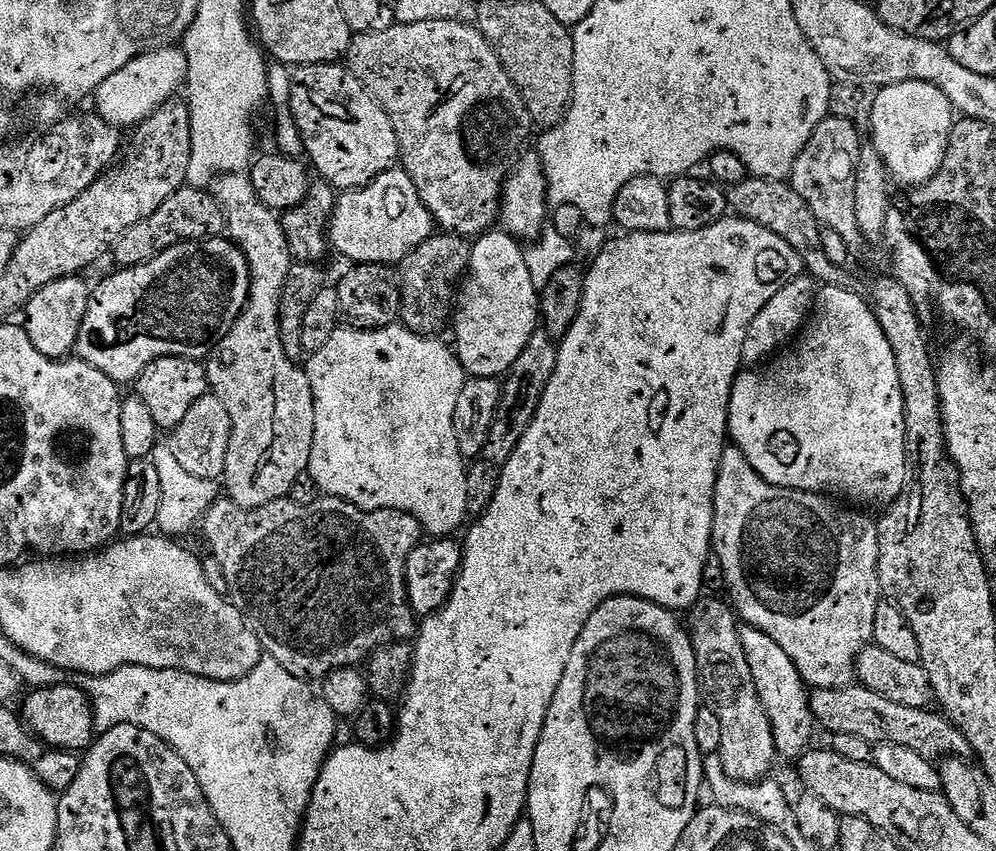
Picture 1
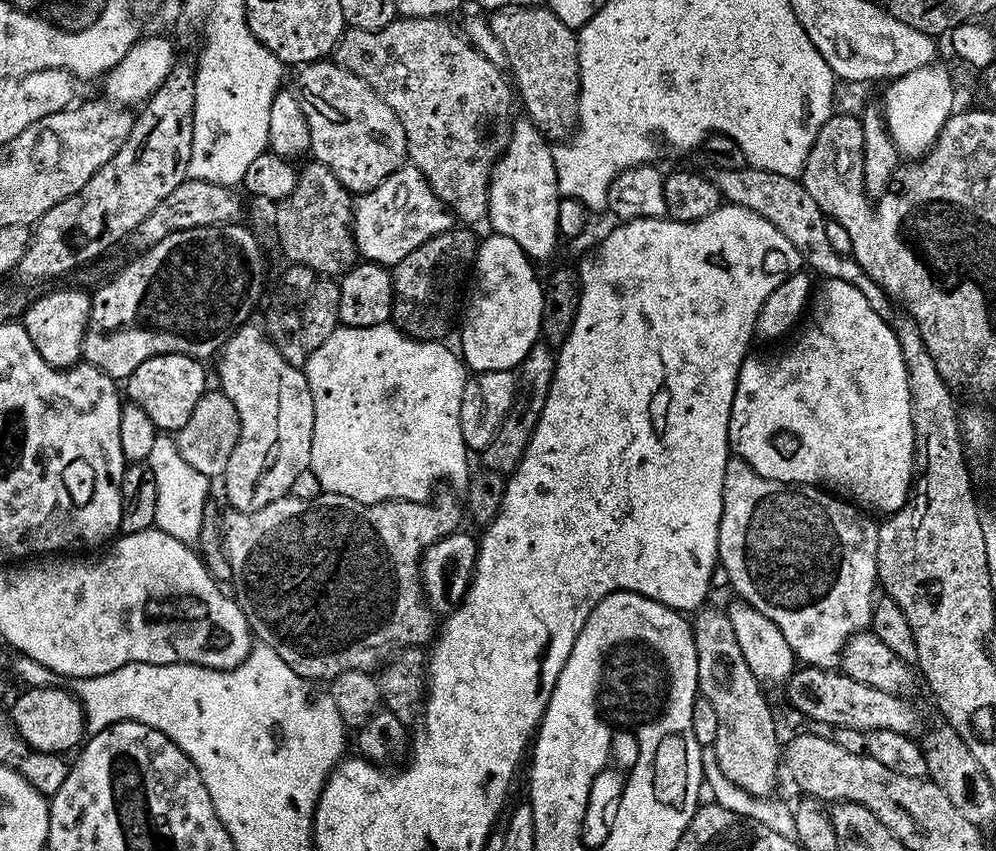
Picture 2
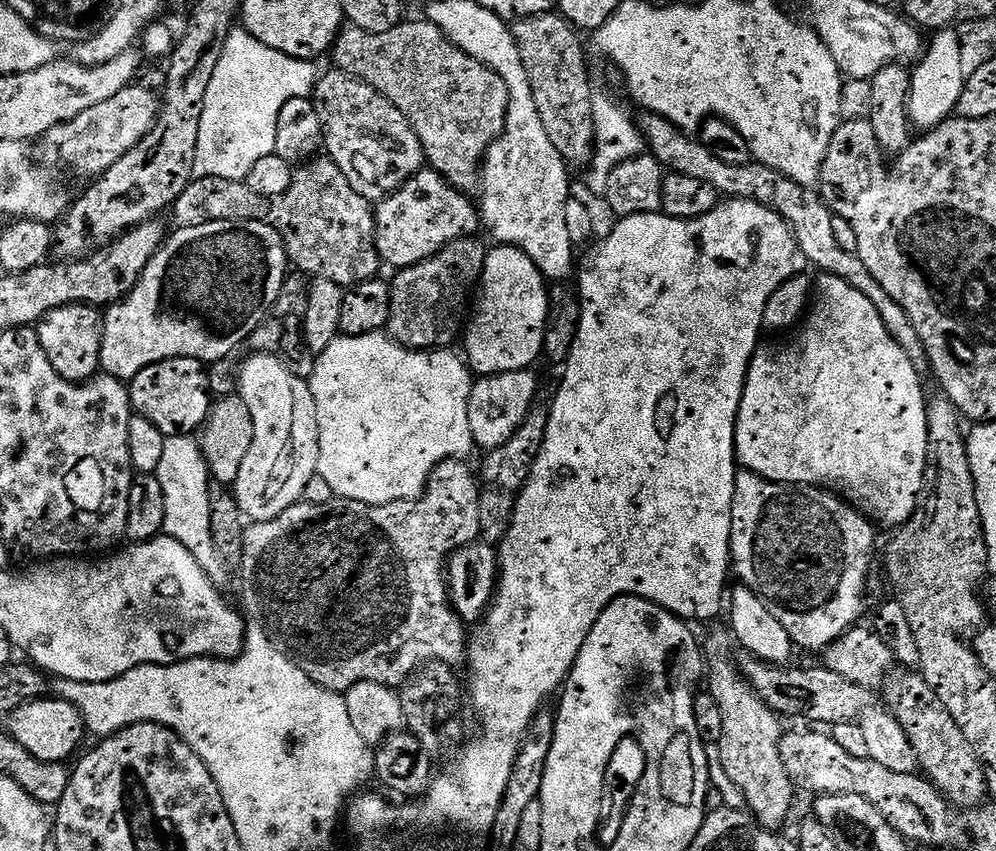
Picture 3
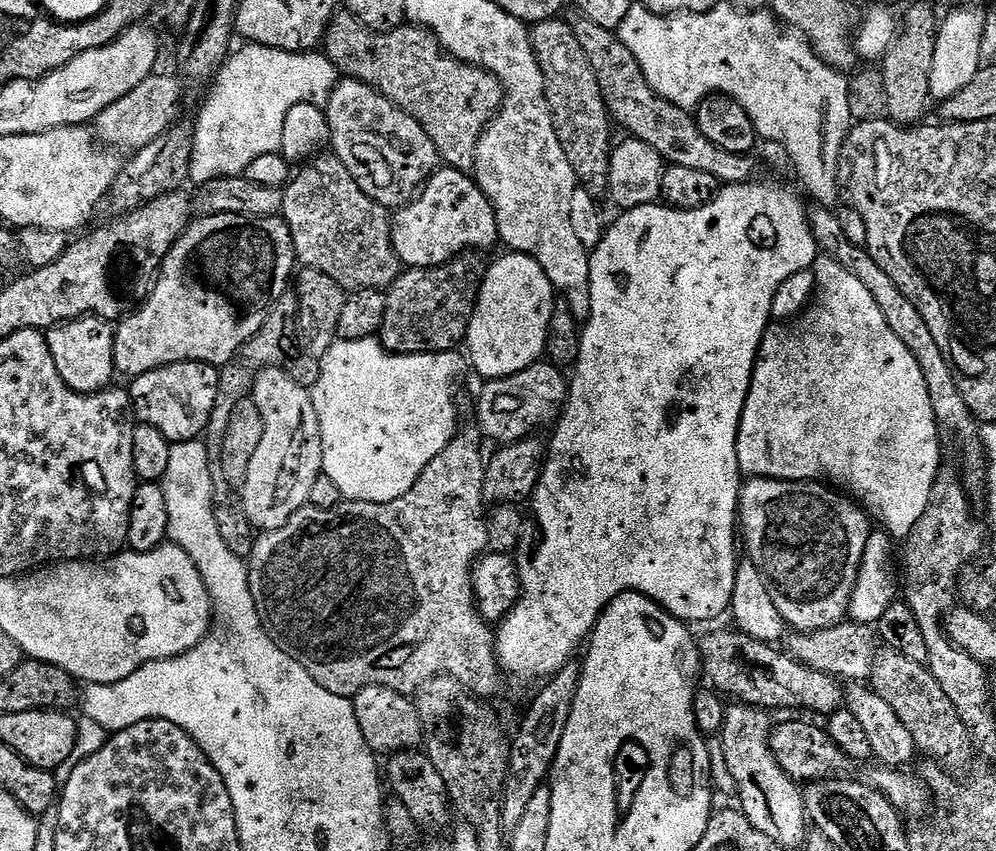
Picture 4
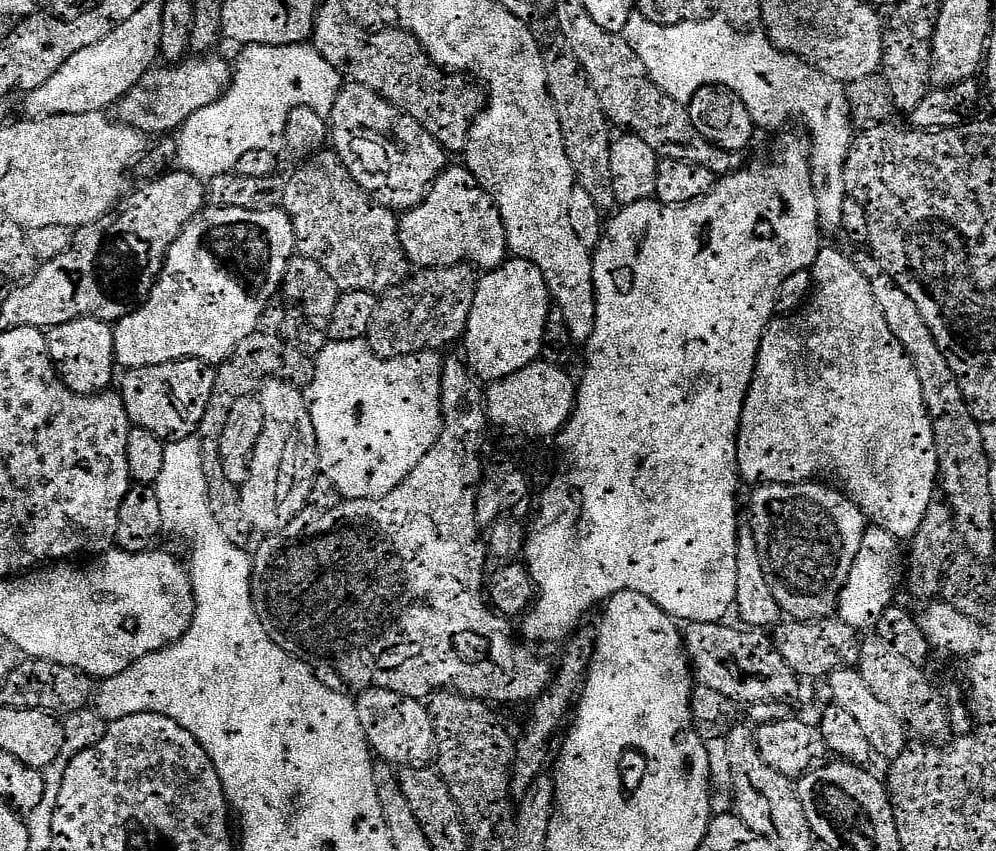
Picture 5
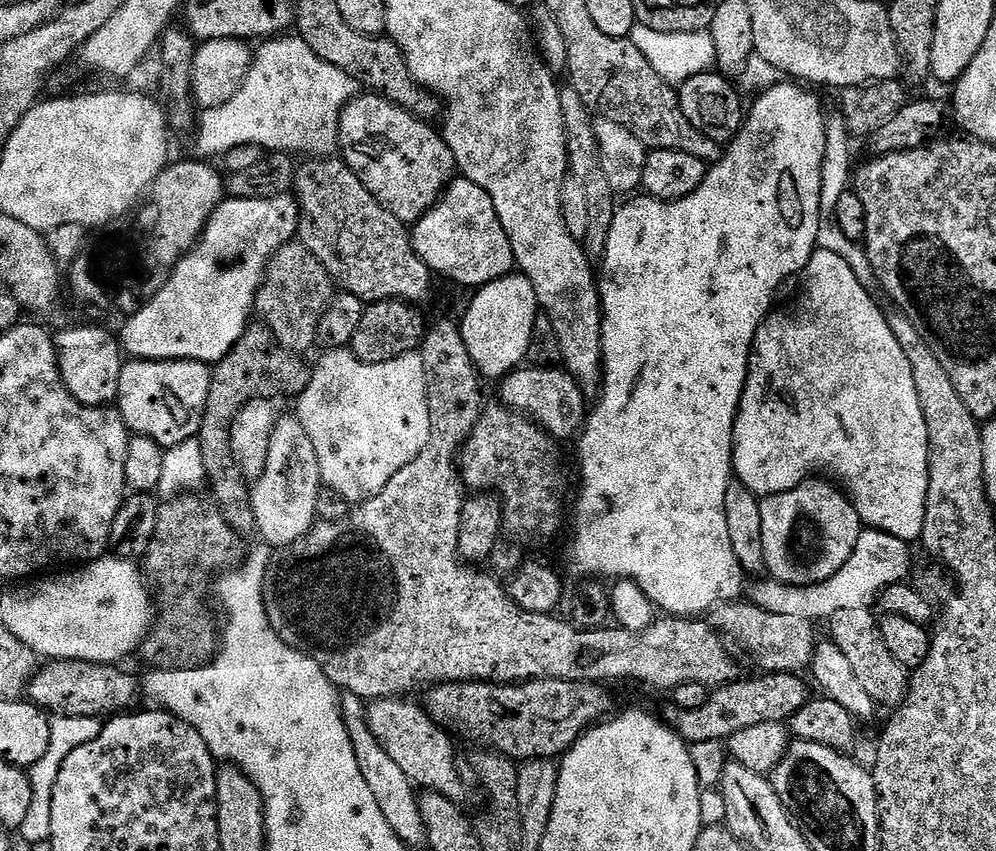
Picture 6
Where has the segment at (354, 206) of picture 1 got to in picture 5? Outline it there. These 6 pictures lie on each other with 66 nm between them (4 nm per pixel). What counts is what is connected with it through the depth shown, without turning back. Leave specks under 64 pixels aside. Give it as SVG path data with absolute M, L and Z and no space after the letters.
M449 166L432 184L427 198L418 206L409 208L399 217L400 241L404 252L408 256L409 265L417 269L449 268L455 264L470 264L477 270L491 270L500 267L509 259L506 226L500 217L500 211L492 195L485 188L481 188L474 175L467 166Z

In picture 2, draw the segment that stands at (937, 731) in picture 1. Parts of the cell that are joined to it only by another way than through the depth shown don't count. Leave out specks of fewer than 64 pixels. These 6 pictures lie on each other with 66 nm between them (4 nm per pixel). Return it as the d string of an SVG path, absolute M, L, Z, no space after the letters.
M805 667L791 677L788 685L788 696L792 699L793 706L802 715L809 716L820 724L845 728L848 732L864 732L863 734L893 732L913 738L919 737L920 716L908 705L911 703L907 699L891 696L870 686L862 686L862 682L854 682L847 674Z

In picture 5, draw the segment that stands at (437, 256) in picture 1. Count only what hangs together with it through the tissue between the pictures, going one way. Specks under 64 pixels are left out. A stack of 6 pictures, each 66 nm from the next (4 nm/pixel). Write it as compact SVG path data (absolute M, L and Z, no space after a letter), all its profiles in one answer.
M462 263L449 268L425 268L398 286L387 288L379 293L376 301L374 318L370 321L370 330L366 337L368 347L378 358L400 360L403 356L417 356L420 352L439 353L440 348L447 344L452 344L455 340L456 343L463 341L464 332L468 329L470 306L474 306L477 279L477 269Z

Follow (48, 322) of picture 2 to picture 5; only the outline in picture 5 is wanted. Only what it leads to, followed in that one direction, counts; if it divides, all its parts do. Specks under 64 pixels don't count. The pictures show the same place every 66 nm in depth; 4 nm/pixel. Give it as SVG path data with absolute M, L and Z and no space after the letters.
M78 318L77 320L66 322L56 328L47 329L48 352L52 355L52 363L56 366L56 373L63 380L65 386L72 392L77 392L79 396L94 396L104 394L109 391L112 384L112 375L118 372L116 363L116 333L113 325L98 318Z

